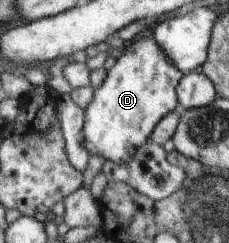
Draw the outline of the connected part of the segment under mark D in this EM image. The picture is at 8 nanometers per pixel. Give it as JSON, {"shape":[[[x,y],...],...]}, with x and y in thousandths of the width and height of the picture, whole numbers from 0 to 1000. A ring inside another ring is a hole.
{"shape":[[[607,156],[581,181],[550,181],[541,222],[467,296],[450,346],[410,370],[406,412],[367,457],[358,601],[389,642],[441,642],[502,679],[576,658],[659,572],[686,510],[782,444],[769,379],[799,313],[677,156]]]}

